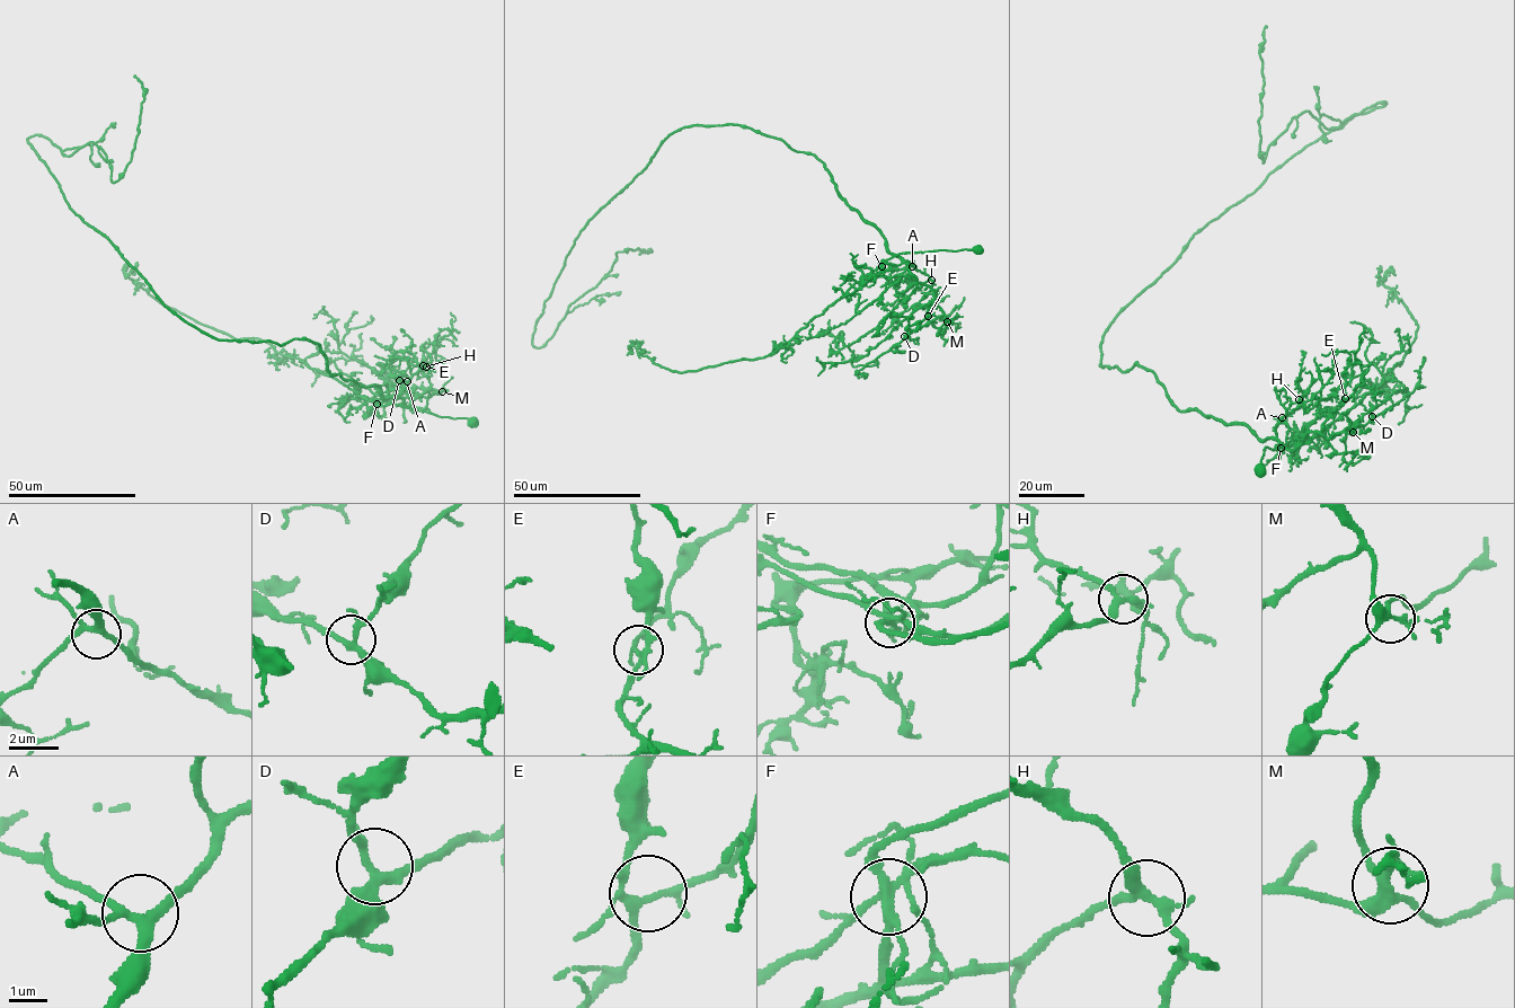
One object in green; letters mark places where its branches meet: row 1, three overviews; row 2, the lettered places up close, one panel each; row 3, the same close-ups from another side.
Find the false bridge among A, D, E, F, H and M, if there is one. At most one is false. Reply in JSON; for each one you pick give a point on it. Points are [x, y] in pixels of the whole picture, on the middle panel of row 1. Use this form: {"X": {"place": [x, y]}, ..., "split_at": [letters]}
{"F": {"place": [882, 266]}, "split_at": ["F"]}

